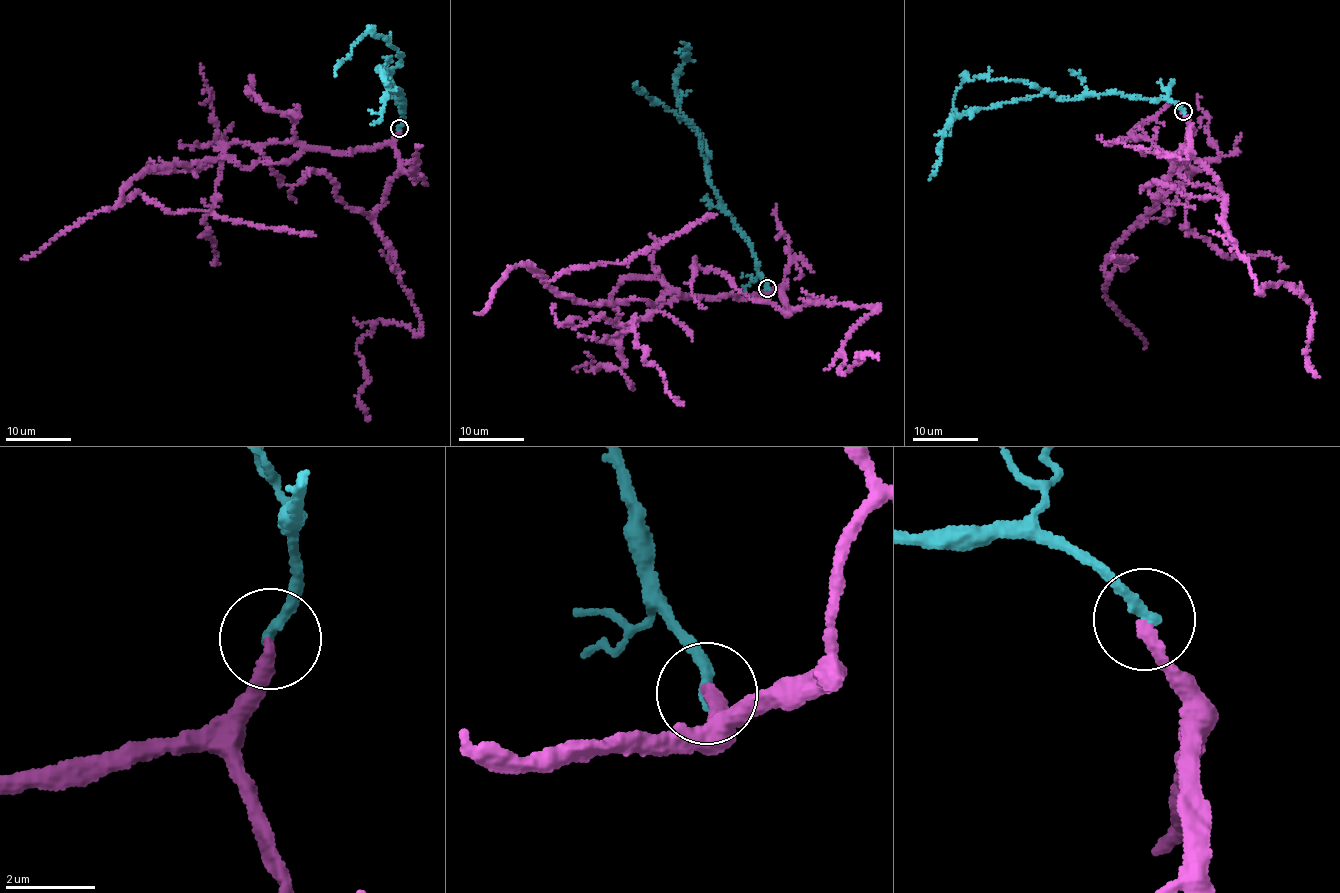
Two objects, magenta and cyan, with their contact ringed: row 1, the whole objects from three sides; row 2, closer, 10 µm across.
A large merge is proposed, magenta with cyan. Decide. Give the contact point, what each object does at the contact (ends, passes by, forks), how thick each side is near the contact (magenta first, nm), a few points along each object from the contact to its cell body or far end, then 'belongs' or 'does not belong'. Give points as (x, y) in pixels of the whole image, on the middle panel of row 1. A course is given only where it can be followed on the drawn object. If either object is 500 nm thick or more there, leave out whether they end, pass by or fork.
place (767, 288); magenta ends; cyan ends; calibres 260 and 260 nm; course magenta (767, 288), (592, 304), (545, 286), (528, 263), (549, 280), (621, 264), (715, 215); course cyan (767, 288), (751, 243), (712, 185), (699, 134), (680, 108), (676, 84), (690, 50), (682, 41); does not belong

